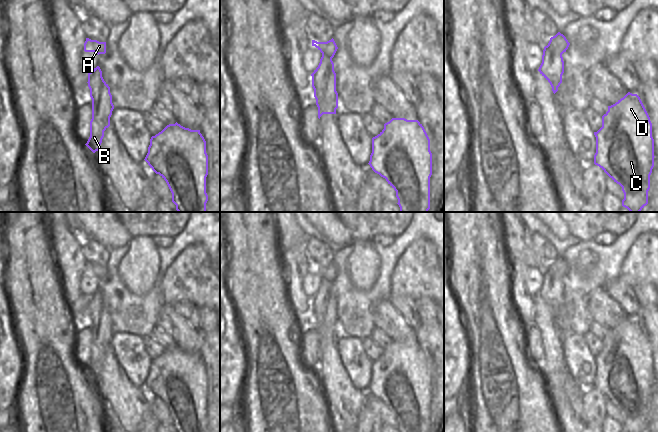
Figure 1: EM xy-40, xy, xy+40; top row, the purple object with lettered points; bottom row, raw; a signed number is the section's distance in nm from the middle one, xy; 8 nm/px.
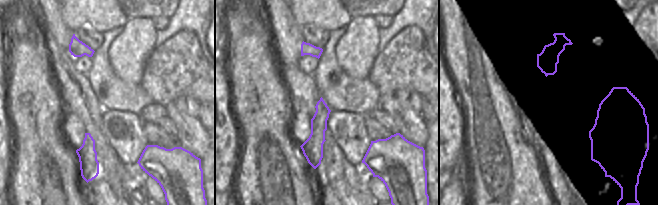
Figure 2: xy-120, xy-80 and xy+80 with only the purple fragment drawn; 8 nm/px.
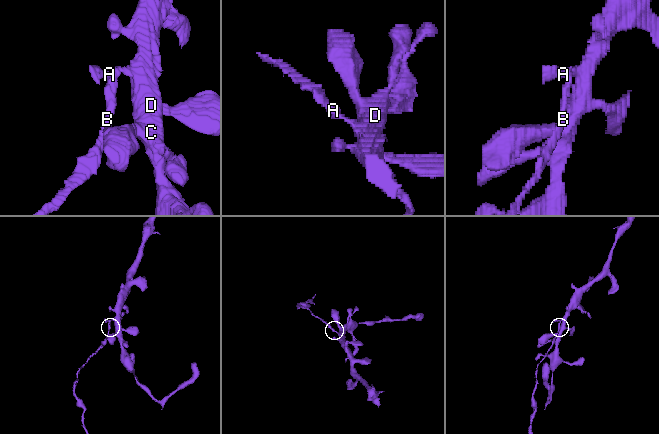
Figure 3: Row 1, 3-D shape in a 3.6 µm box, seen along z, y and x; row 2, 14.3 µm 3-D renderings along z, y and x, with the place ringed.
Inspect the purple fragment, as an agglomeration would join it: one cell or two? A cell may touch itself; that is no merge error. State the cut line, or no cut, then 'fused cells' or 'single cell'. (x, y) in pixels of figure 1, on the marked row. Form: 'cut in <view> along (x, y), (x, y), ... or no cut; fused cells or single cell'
cut in xy+40 along (544, 47), (561, 54); fused cells

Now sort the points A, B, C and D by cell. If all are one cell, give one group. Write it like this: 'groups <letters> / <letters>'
groups A C D / B

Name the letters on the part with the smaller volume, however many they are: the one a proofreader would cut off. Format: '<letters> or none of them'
B.

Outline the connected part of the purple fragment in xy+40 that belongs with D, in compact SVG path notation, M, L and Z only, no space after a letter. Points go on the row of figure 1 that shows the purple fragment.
M628 92L615 104L608 106L608 111L602 116L602 127L594 135L594 164L622 187L622 206L630 212L640 212L648 204L650 175L655 157L652 123L640 97Z

